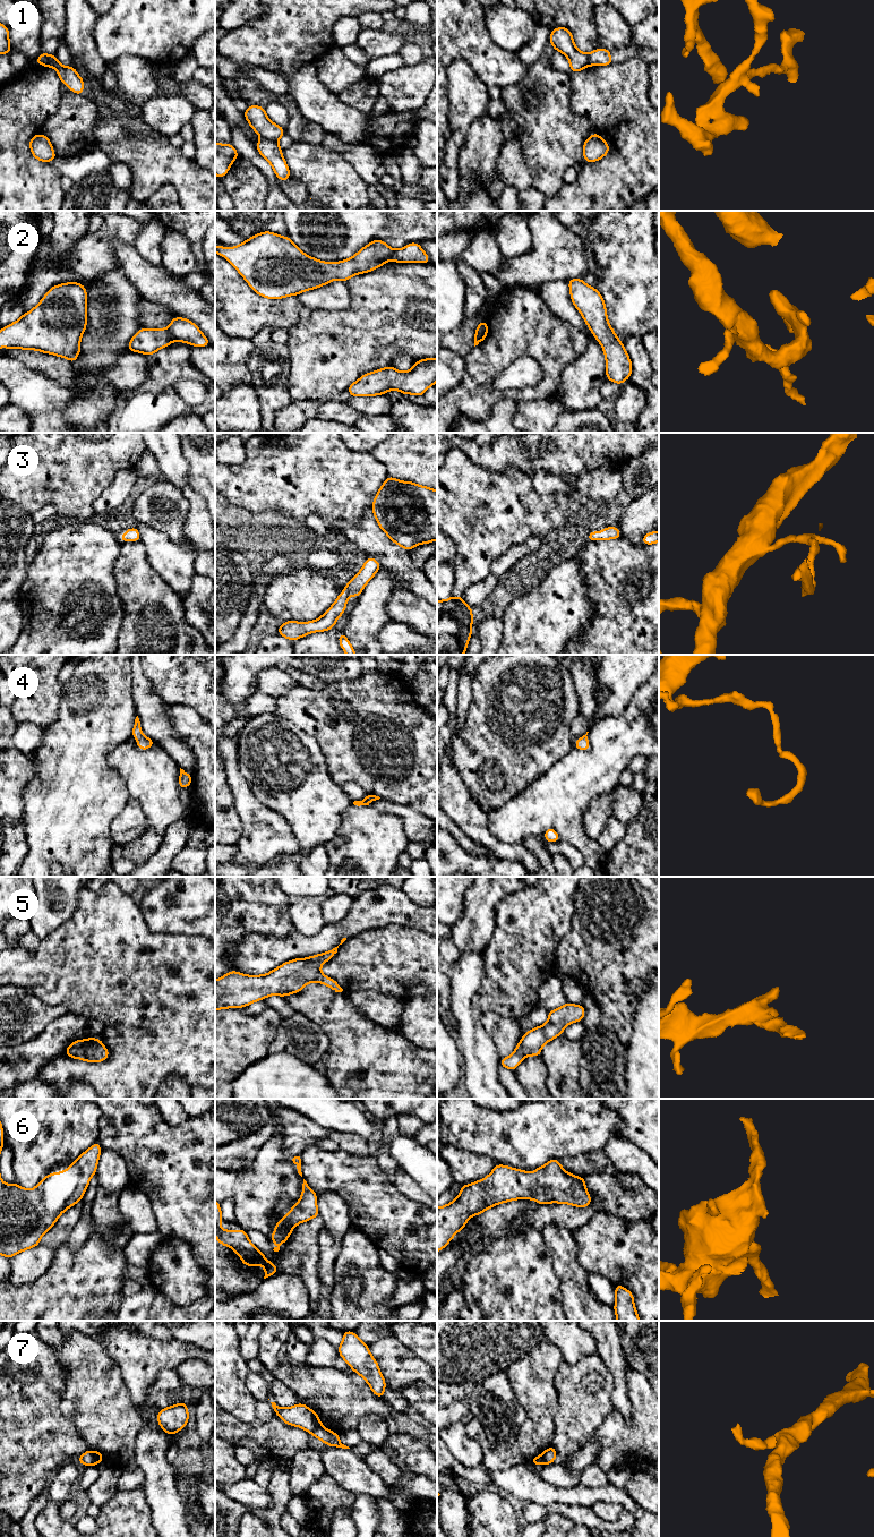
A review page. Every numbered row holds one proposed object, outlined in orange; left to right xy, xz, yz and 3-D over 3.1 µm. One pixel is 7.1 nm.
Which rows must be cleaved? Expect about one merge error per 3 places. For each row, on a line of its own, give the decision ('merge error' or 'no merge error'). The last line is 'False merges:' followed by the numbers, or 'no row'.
1: merge error
2: merge error
3: no merge error
4: no merge error
5: no merge error
6: no merge error
7: merge error
False merges: 1, 2, 7

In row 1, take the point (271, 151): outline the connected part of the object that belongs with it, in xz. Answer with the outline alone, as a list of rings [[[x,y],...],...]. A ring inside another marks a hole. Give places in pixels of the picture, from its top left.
[[[260,138],[256,144],[256,148],[259,154],[269,162],[277,179],[286,181],[290,178],[291,172],[282,155],[282,148],[279,146],[277,142]]]

